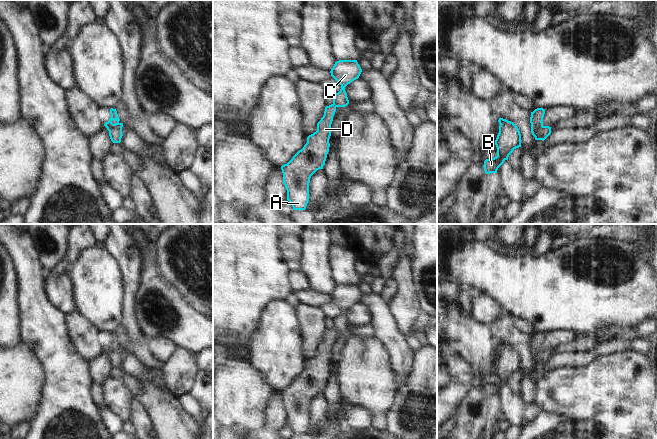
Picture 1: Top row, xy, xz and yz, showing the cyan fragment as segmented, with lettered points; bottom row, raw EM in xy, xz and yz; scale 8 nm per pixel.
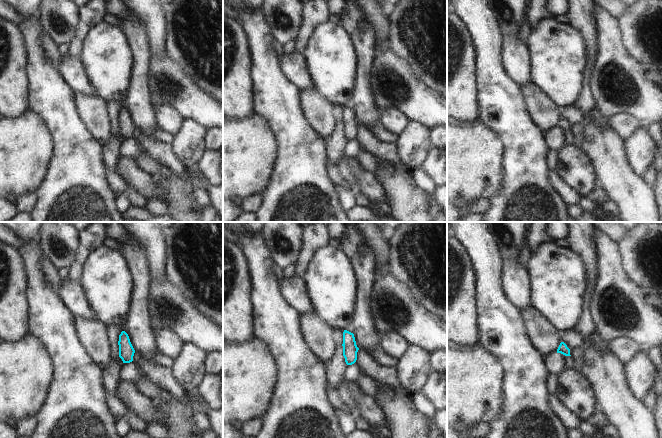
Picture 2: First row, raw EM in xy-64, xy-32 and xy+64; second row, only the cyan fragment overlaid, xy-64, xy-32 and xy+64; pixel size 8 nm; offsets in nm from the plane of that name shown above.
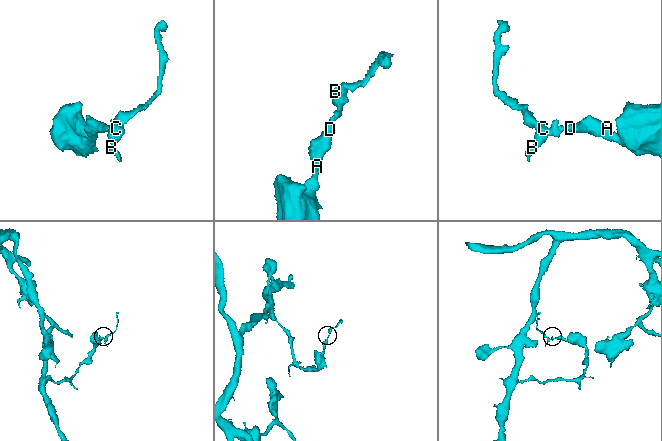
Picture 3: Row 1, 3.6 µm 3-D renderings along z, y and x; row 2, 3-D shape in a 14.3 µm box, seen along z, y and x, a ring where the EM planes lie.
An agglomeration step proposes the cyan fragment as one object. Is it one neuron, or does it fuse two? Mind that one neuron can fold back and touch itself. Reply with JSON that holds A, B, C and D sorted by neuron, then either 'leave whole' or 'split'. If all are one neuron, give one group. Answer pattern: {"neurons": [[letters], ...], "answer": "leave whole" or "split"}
{"neurons": [["A", "B", "C", "D"]], "answer": "leave whole"}

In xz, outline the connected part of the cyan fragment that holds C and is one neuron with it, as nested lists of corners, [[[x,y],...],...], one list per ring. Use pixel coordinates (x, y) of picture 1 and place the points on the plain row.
[[[357,284],[336,285],[330,297],[331,300],[341,309],[338,317],[333,319],[333,327],[325,331],[324,339],[317,347],[317,355],[307,361],[307,367],[299,374],[293,382],[281,390],[283,407],[287,414],[287,424],[291,427],[293,434],[305,434],[309,425],[309,407],[311,400],[319,393],[323,393],[327,378],[329,376],[329,363],[331,360],[331,348],[337,331],[345,331],[349,328],[345,311],[352,305],[359,302],[362,293]]]

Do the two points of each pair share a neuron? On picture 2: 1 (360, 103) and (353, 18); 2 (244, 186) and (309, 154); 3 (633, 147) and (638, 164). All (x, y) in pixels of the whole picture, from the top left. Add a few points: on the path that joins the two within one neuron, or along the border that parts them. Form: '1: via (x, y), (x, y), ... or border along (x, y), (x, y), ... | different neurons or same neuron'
1: via (363, 82), (363, 39) | same neuron
2: border along (273, 171), (271, 175) | different neurons
3: via (637, 151), (638, 160) | same neuron

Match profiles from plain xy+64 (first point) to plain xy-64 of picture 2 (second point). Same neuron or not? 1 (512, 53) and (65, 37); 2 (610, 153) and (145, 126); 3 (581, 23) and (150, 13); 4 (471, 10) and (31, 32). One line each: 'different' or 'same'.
1: different
2: different
3: different
4: same

